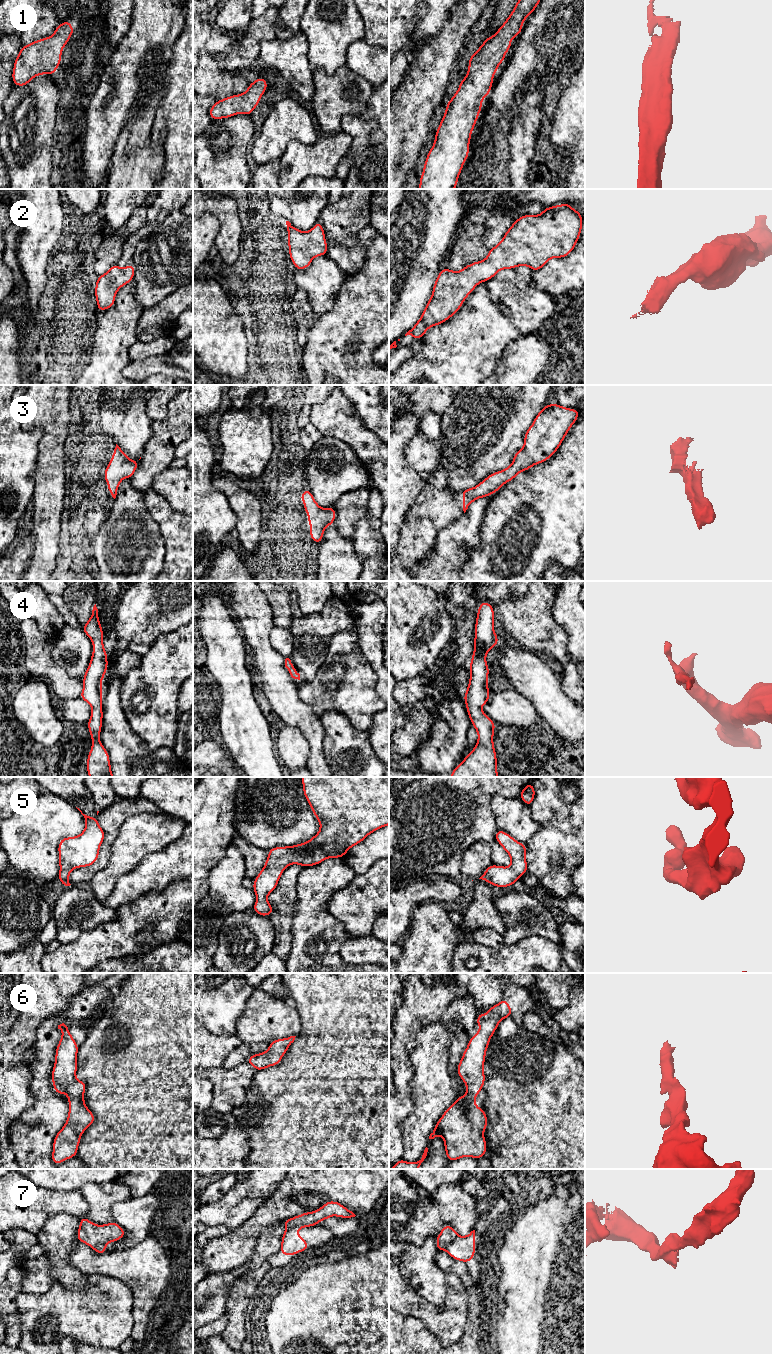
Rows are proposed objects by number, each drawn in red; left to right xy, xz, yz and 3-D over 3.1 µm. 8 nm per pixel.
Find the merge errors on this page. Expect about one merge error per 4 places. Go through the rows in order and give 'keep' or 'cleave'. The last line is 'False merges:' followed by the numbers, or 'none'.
1: keep
2: keep
3: keep
4: keep
5: keep
6: keep
7: cleave
False merges: 7

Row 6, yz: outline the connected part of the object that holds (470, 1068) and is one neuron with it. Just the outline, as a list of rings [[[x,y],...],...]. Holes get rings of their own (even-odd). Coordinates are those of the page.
[[[502,998],[498,1004],[480,1012],[476,1019],[476,1024],[480,1026],[480,1029],[470,1038],[457,1067],[459,1077],[466,1084],[466,1095],[458,1096],[455,1103],[444,1111],[429,1136],[429,1139],[434,1139],[436,1136],[441,1136],[444,1139],[444,1148],[449,1162],[462,1157],[472,1157],[478,1160],[486,1154],[487,1144],[483,1133],[488,1125],[488,1118],[485,1111],[475,1104],[475,1098],[483,1089],[486,1080],[483,1067],[490,1039],[499,1023],[511,1015],[512,1007],[508,1005],[506,999]]]

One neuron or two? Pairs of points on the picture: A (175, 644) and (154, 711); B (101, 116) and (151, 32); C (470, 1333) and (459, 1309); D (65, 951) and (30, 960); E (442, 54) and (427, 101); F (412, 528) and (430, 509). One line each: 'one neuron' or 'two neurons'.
A: one neuron
B: one neuron
C: two neurons
D: two neurons
E: one neuron
F: one neuron

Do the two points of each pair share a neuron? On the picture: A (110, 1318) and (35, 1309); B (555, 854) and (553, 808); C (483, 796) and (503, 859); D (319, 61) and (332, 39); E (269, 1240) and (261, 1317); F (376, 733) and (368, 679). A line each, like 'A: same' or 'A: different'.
A: same
B: same
C: same
D: same
E: different
F: different

